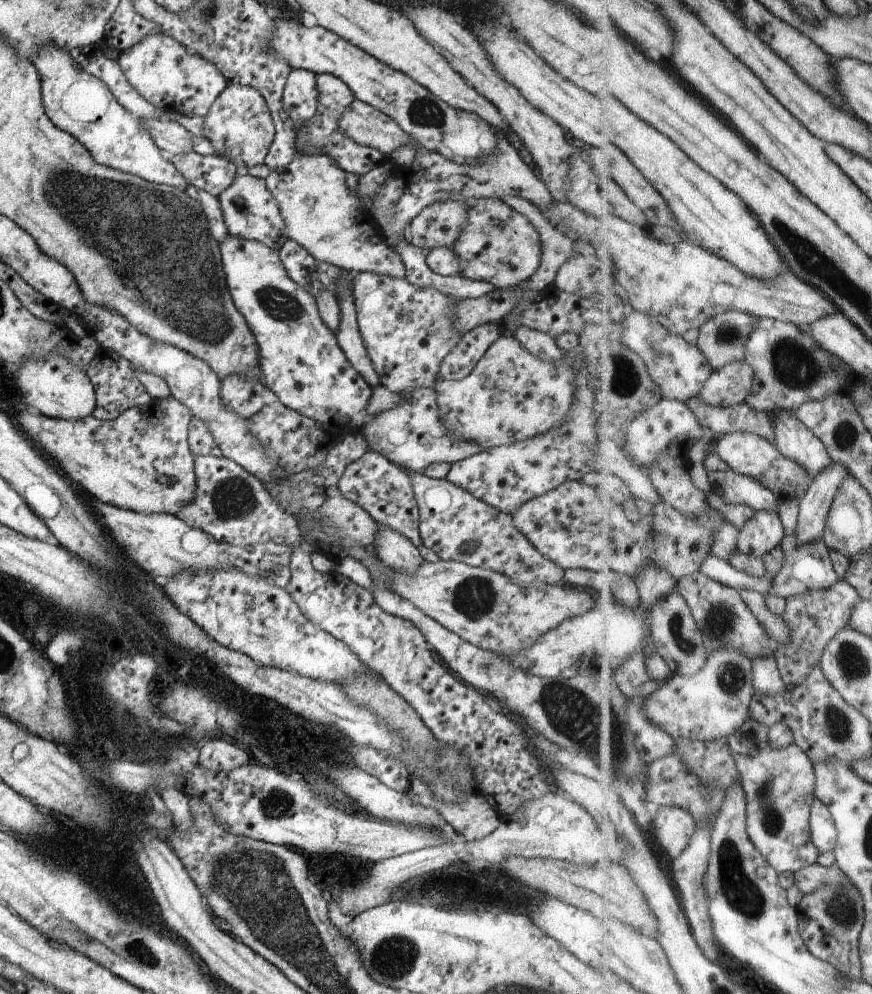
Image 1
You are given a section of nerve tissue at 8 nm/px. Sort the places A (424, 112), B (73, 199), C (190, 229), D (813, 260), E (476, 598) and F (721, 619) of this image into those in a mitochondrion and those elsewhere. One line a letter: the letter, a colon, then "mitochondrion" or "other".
A: mitochondrion
B: mitochondrion
C: mitochondrion
D: mitochondrion
E: mitochondrion
F: mitochondrion

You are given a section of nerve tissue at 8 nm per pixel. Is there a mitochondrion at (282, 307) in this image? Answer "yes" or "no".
yes

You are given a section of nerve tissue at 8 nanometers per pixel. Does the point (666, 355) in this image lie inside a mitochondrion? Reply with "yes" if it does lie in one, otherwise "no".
yes

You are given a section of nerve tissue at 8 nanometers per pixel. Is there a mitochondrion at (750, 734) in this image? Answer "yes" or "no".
no

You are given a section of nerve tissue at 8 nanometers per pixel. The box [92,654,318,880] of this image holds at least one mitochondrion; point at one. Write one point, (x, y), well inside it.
(278, 804)

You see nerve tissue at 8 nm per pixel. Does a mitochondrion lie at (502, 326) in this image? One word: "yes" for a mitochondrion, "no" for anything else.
no

